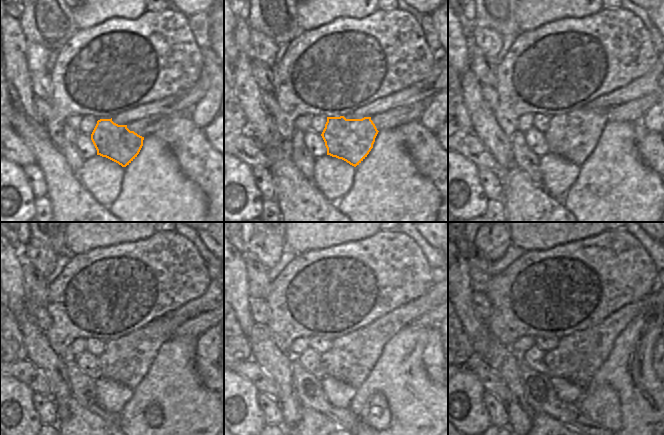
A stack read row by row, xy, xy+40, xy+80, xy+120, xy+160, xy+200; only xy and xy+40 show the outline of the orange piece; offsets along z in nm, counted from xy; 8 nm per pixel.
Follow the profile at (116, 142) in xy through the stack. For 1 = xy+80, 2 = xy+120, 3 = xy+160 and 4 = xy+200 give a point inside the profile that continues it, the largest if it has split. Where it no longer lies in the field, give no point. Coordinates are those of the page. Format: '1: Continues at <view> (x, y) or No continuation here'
1: Continues at xy+80 (574, 136)
2: Continues at xy+120 (127, 359)
3: Continues at xy+160 (351, 358)
4: Continues at xy+200 (578, 356)

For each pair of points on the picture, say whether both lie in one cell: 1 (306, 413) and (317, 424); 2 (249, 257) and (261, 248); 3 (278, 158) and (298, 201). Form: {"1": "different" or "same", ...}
{"1": "same", "2": "different", "3": "same"}

